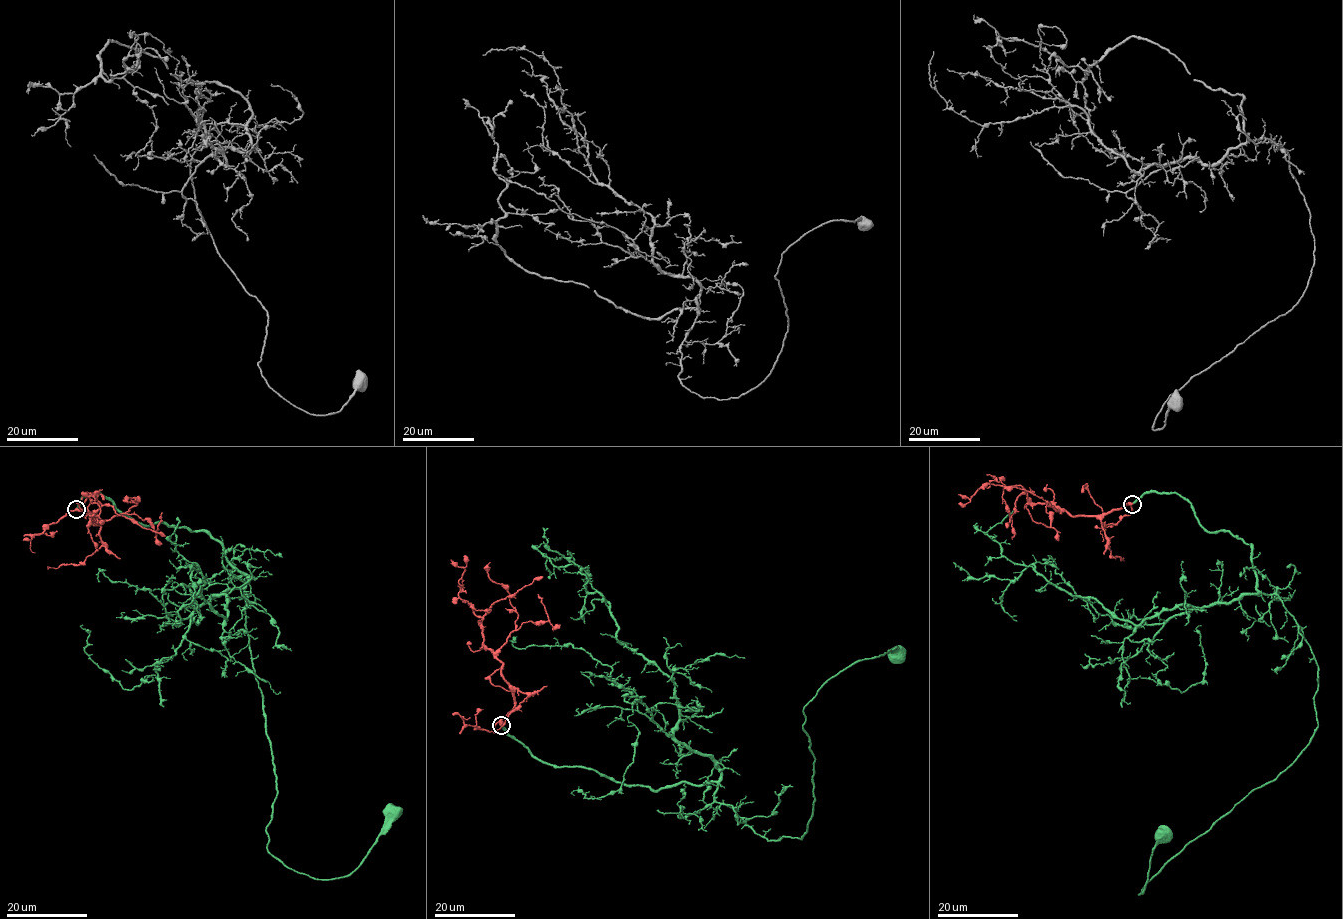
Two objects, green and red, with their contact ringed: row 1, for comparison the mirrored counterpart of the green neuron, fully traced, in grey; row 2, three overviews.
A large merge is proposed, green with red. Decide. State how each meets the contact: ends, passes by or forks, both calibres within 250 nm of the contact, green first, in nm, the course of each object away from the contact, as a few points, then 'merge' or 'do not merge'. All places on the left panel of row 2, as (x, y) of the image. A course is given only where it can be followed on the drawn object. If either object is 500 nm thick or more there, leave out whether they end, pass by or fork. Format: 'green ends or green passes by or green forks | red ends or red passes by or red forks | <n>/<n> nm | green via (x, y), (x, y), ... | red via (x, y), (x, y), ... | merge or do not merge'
green ends | red passes by | 320/400 nm | green via (76, 509), (101, 493), (206, 531), (243, 572), (269, 852), (348, 876), (389, 813) | red via (76, 509), (97, 515), (92, 524), (97, 524), (89, 514), (101, 505), (92, 495), (102, 520) | merge

